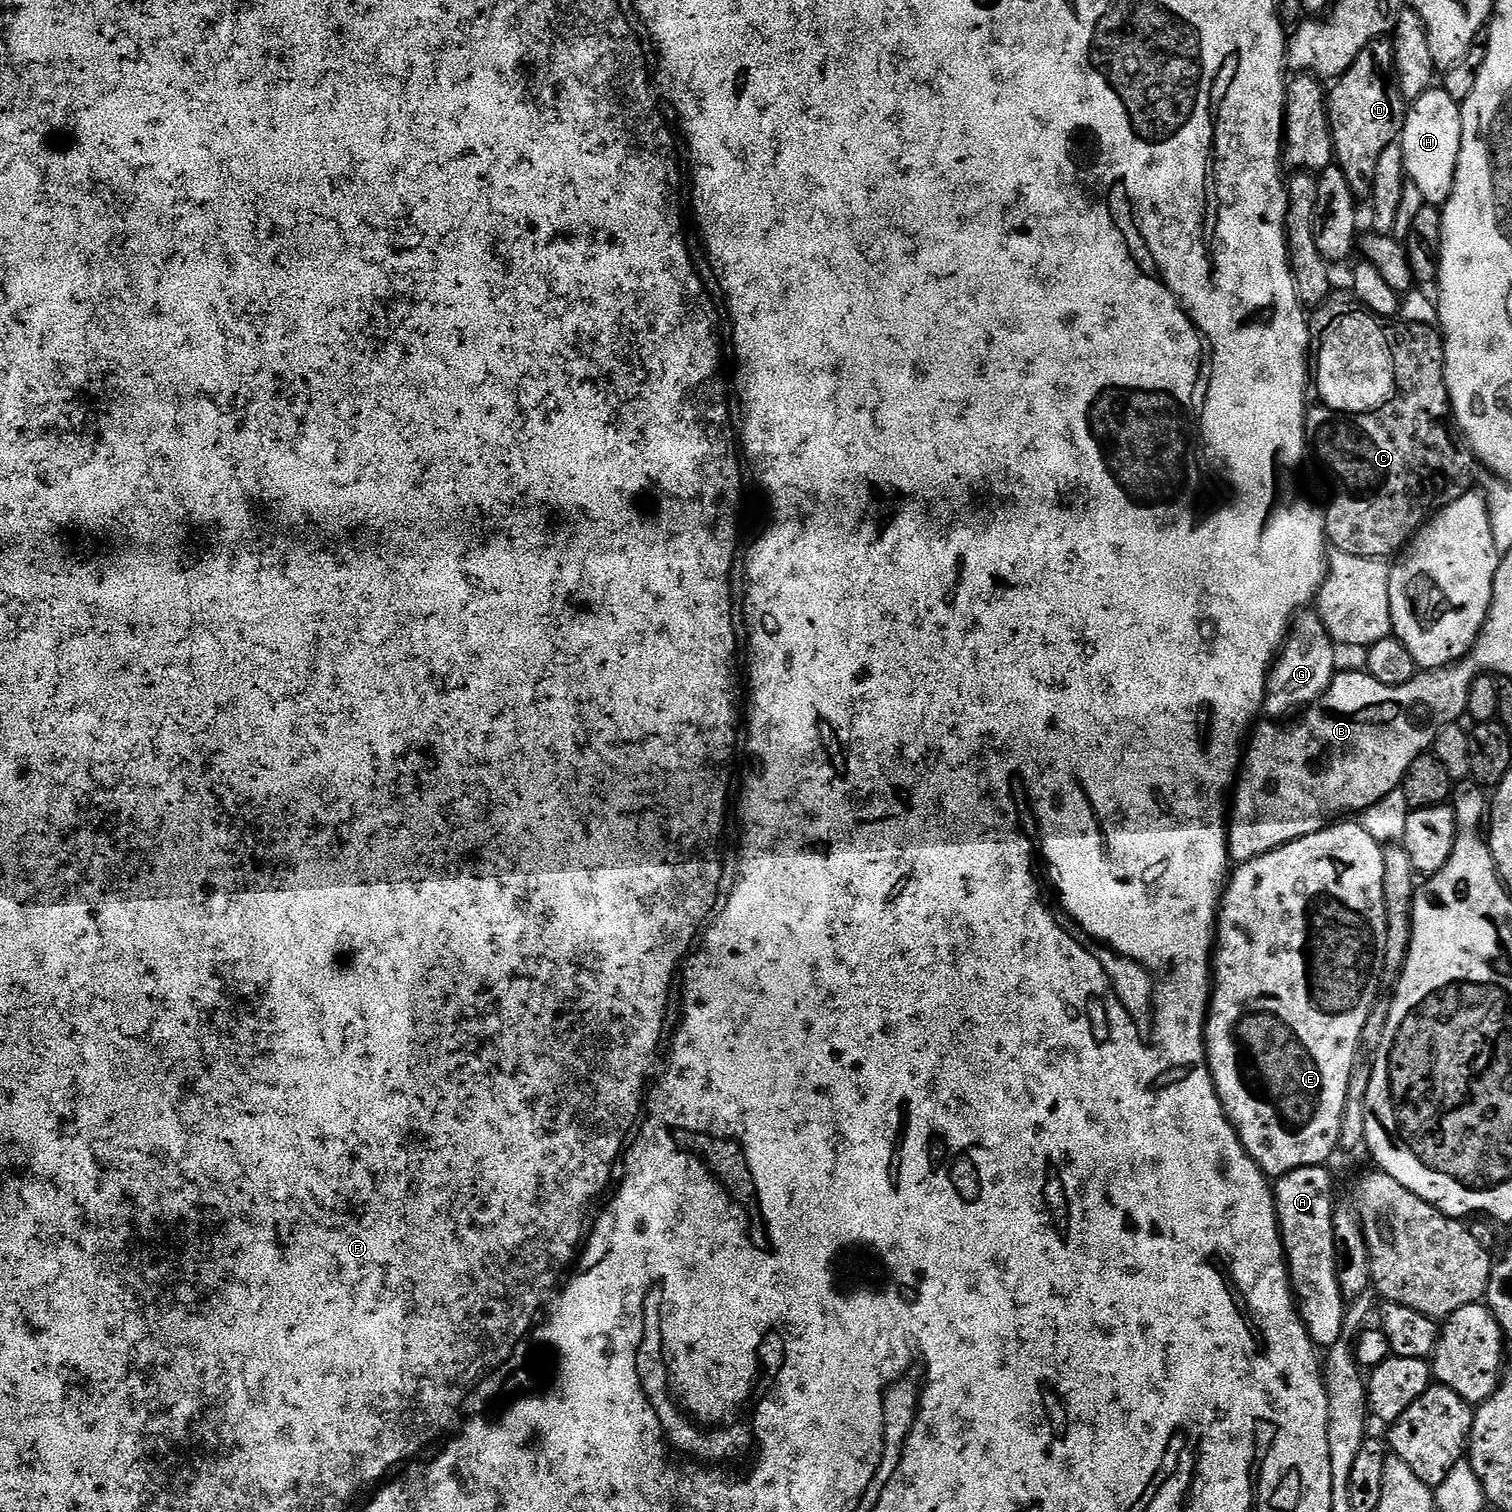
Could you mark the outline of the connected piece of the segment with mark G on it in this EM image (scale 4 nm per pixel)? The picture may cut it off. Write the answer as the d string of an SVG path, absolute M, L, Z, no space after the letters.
M1301 610L1296 613L1284 646L1277 656L1271 672L1268 674L1268 691L1264 697L1264 712L1273 721L1283 721L1283 716L1303 713L1306 706L1311 706L1323 696L1332 679L1336 677L1337 645L1333 644L1326 626L1319 615L1312 610Z

